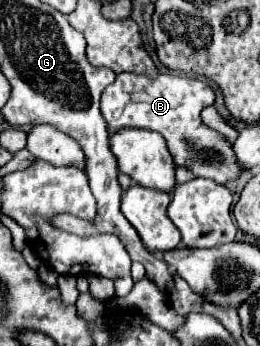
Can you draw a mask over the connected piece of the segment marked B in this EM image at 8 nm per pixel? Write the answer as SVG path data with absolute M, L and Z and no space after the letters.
M119 73L115 83L111 83L103 91L101 113L107 121L109 133L123 127L157 131L165 137L177 165L187 167L195 177L207 177L217 183L227 183L229 179L241 175L239 165L235 165L231 143L223 135L207 129L199 117L201 109L213 105L213 101L213 89L199 79L189 79L173 73L161 73L157 79L135 73Z

